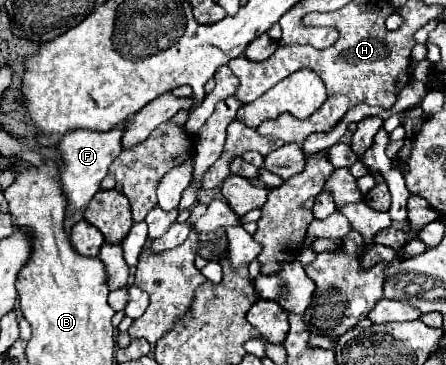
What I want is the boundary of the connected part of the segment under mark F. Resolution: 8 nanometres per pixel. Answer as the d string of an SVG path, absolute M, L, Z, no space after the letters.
M125 123L117 125L115 129L111 129L107 133L95 133L95 131L89 131L89 129L73 129L73 131L65 133L65 137L59 145L59 153L63 157L59 171L61 171L63 193L67 197L67 211L85 209L85 205L99 191L103 177L109 173L109 165L123 151L123 145L121 145L123 133L125 133Z

